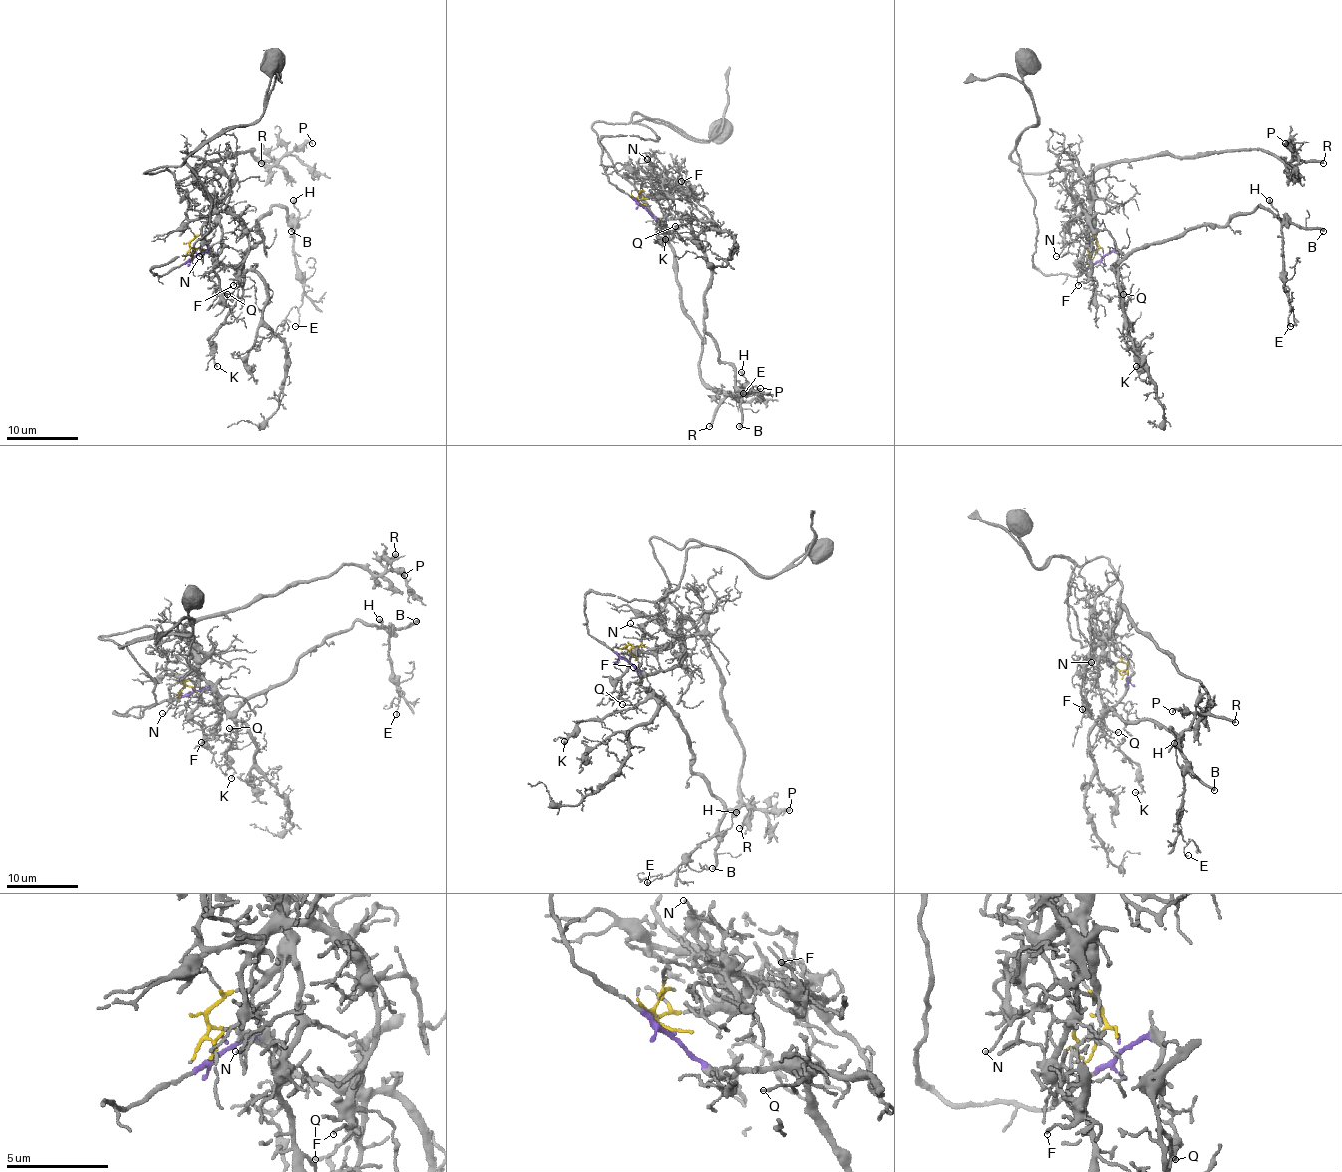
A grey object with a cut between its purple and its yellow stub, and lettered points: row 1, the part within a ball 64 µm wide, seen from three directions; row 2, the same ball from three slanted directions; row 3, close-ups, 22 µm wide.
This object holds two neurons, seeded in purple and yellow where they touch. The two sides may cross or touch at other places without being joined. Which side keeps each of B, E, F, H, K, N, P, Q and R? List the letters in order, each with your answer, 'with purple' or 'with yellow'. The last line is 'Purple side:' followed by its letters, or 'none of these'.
B: with purple
E: with purple
F: with yellow
H: with purple
K: with purple
N: with yellow
P: with yellow
Q: with purple
R: with yellow
Purple side: B, E, H, K, Q

